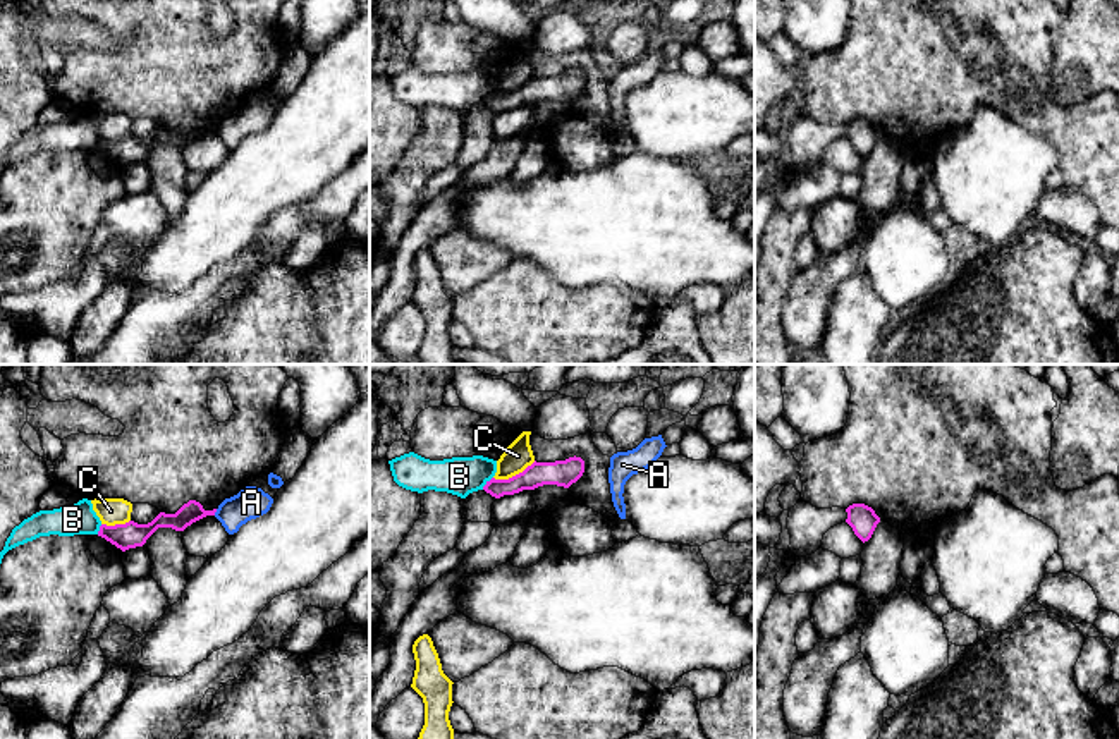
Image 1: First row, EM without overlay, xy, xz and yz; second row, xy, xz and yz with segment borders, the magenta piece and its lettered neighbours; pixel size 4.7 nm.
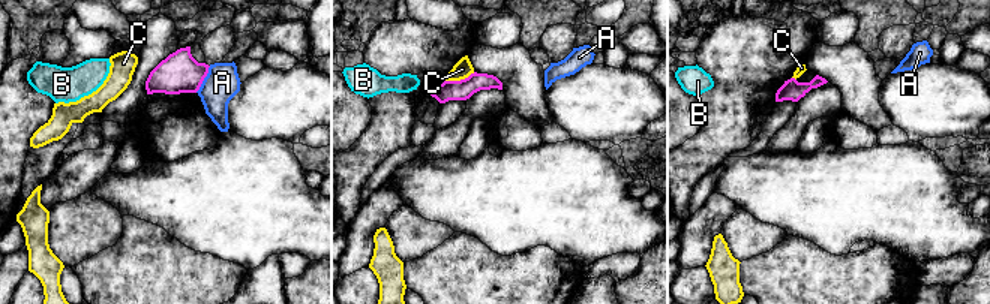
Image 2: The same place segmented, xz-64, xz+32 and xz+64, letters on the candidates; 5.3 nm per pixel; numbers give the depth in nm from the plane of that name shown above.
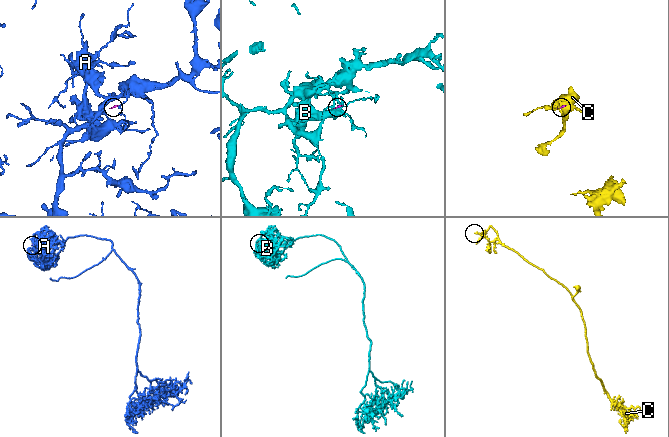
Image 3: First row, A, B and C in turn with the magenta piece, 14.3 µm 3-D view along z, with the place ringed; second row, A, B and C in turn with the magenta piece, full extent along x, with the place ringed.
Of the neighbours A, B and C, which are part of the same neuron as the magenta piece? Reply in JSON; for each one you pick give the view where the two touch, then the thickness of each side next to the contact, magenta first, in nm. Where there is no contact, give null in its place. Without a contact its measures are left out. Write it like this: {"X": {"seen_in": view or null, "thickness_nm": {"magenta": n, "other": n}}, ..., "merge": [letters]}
{"merge": []}

